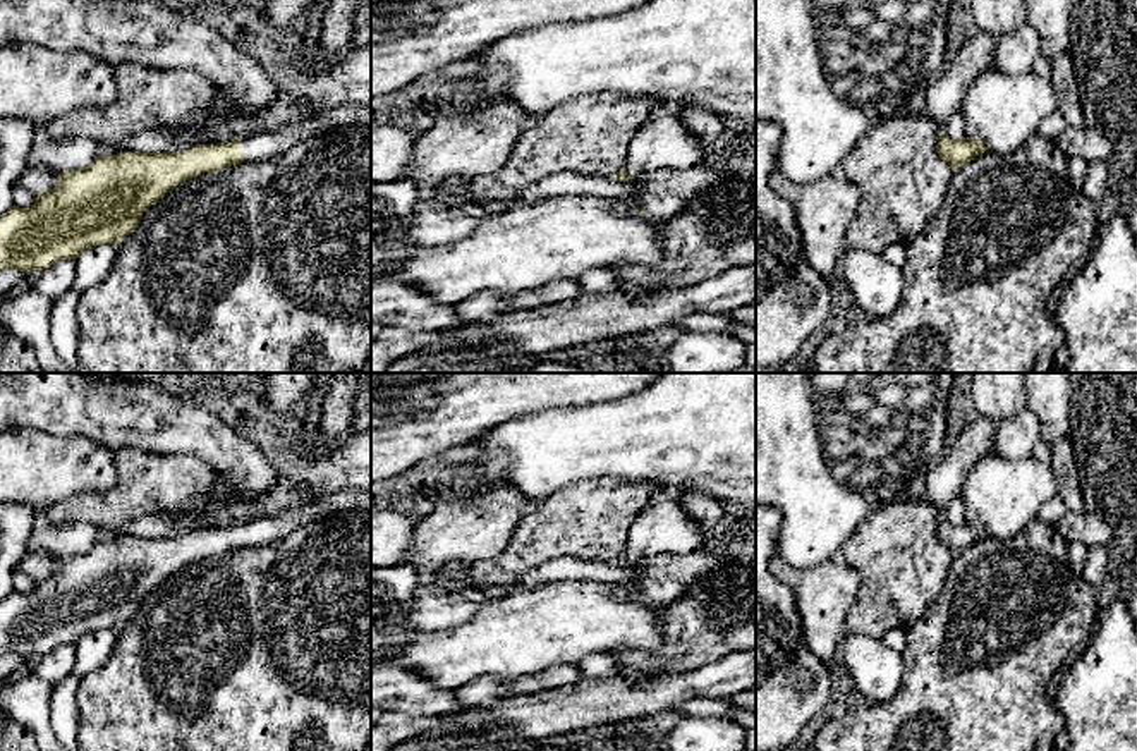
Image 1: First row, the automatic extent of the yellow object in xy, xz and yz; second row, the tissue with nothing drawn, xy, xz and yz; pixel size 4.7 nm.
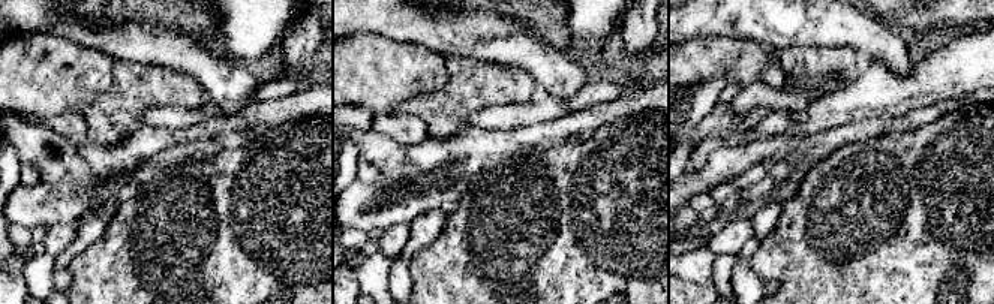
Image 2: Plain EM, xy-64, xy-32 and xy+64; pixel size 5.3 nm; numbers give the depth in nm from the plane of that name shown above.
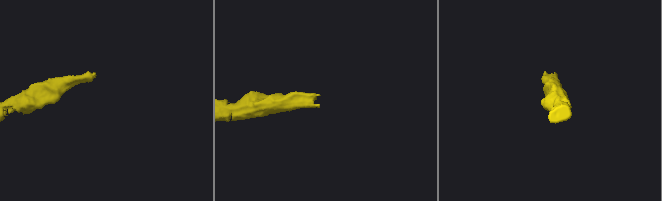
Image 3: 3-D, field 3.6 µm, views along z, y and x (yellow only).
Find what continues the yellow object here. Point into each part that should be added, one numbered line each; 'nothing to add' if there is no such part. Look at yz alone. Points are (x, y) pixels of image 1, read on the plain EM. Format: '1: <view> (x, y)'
nothing to add

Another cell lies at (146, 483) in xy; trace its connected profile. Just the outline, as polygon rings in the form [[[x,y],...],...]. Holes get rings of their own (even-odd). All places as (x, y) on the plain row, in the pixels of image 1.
[[[120,449],[113,452],[117,483],[105,492],[81,493],[48,509],[46,517],[58,524],[64,521],[86,521],[101,541],[124,538],[122,529],[144,516],[177,510],[204,498],[215,488],[215,473],[194,455],[163,455],[158,452]]]

